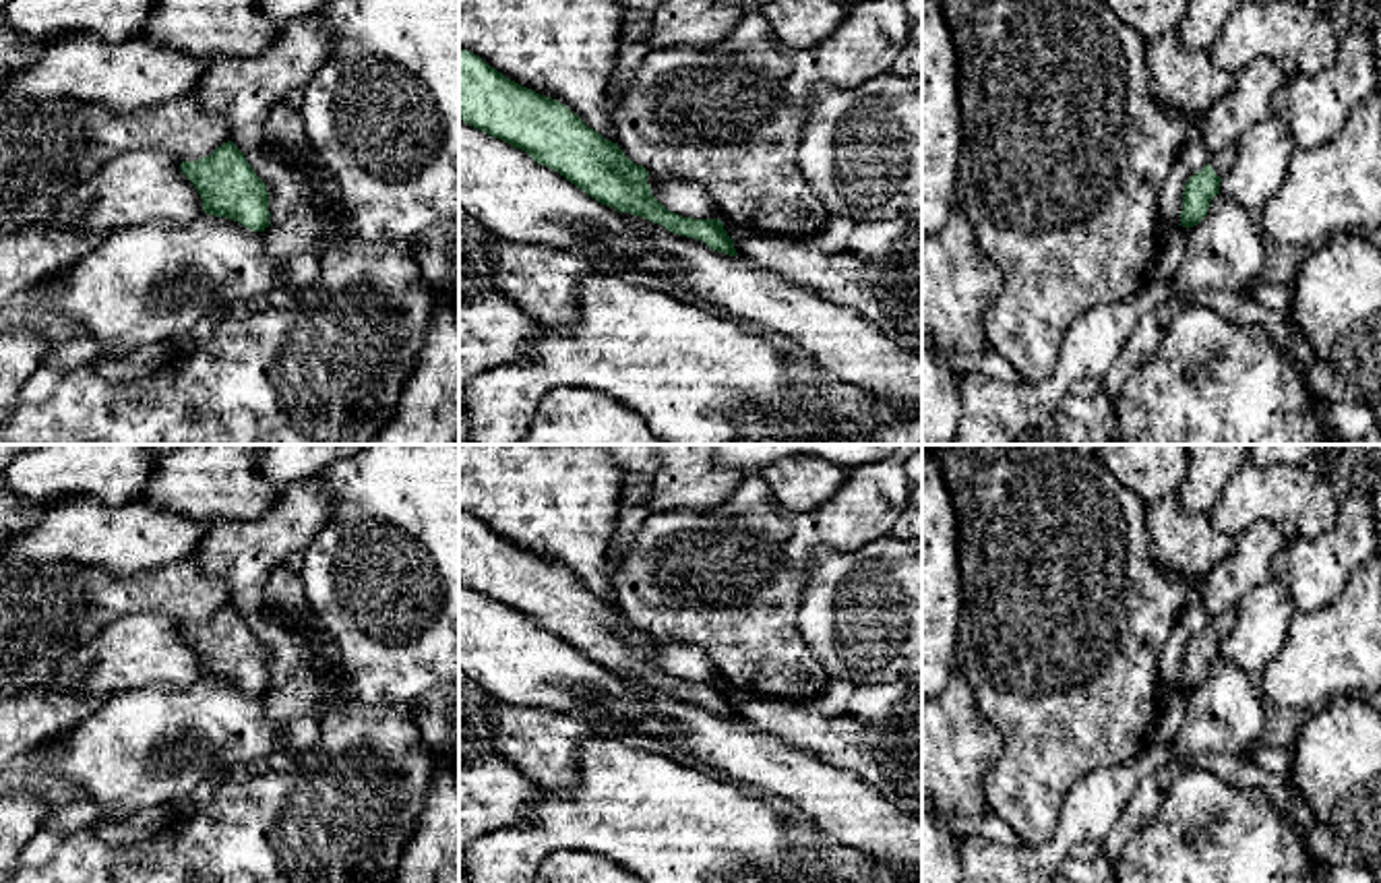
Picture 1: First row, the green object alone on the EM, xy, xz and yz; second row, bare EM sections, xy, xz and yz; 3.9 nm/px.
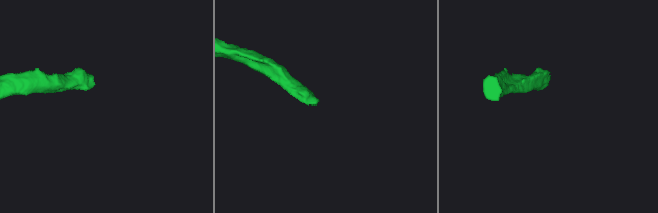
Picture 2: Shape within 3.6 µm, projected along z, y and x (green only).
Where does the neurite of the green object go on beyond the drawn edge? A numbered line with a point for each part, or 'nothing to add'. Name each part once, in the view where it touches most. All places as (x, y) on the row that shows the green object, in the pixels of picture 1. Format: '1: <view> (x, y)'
1: yz (1222, 160)

